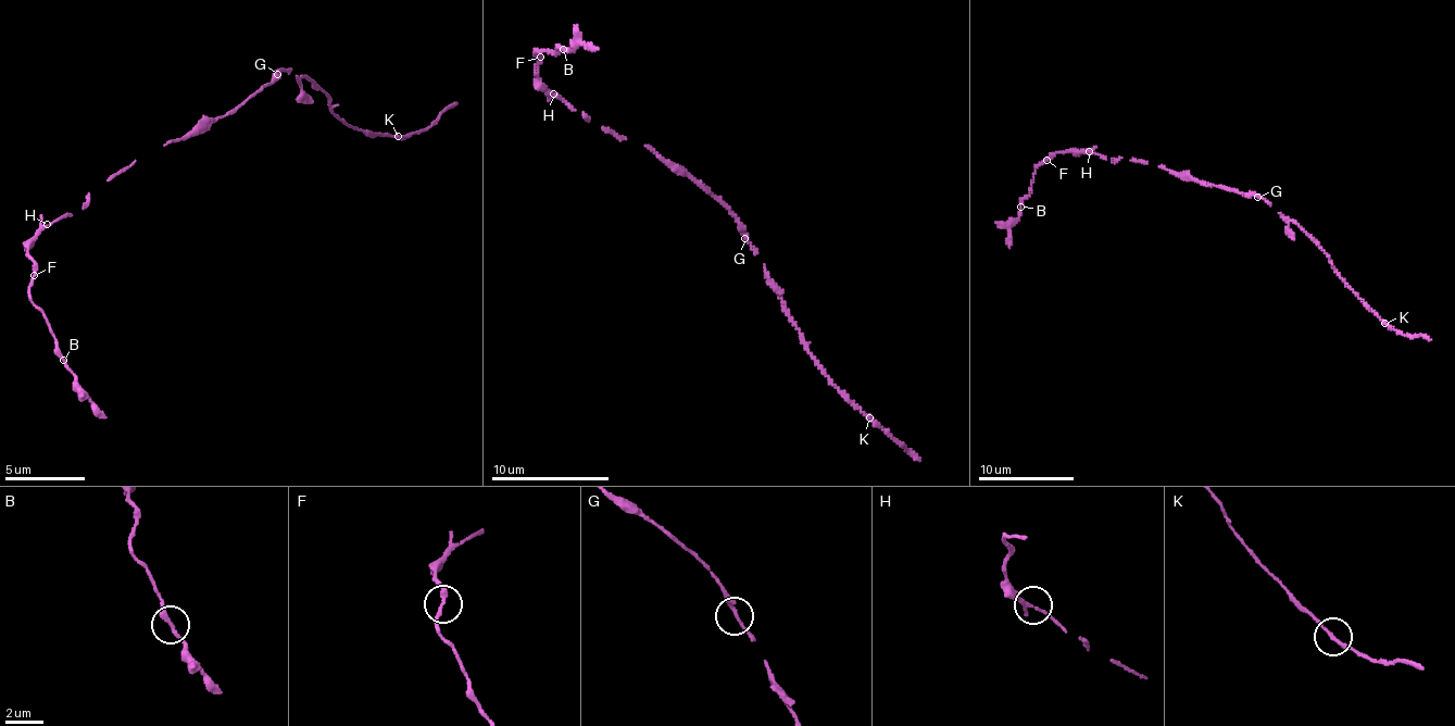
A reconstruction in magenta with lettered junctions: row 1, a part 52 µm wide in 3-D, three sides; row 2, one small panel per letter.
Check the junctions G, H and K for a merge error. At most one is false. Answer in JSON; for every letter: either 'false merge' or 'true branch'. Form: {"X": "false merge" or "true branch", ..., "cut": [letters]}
{"G": "true branch", "H": "true branch", "K": "true branch", "cut": []}

